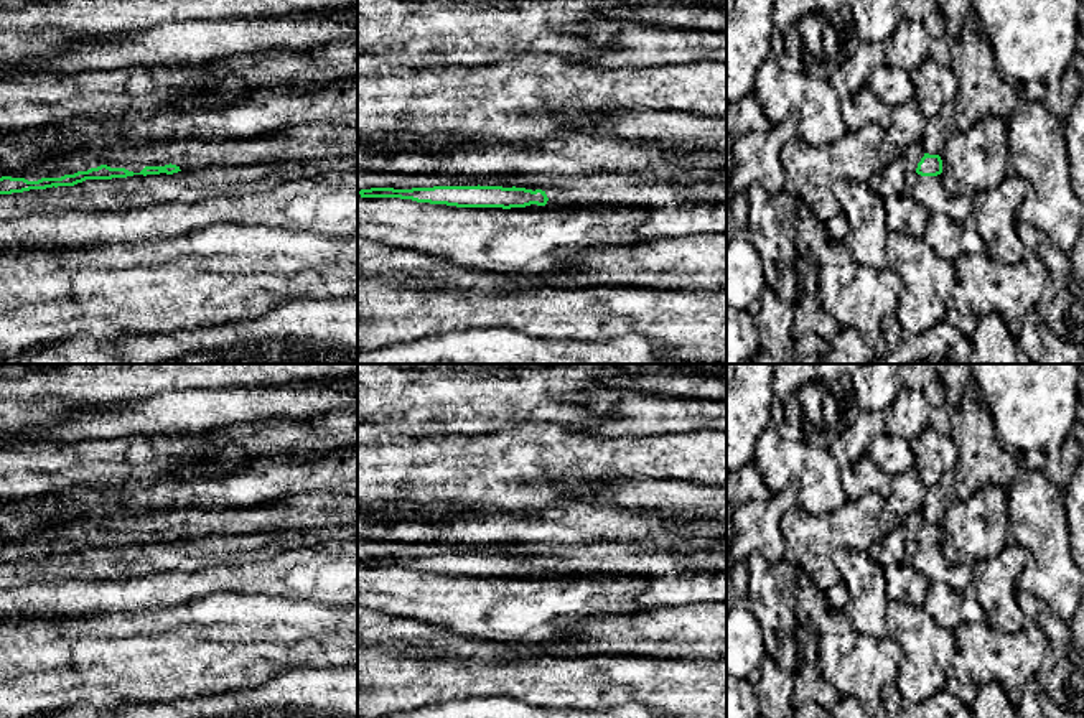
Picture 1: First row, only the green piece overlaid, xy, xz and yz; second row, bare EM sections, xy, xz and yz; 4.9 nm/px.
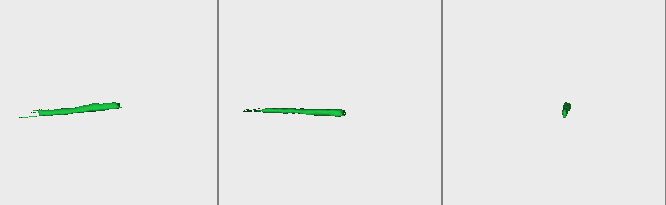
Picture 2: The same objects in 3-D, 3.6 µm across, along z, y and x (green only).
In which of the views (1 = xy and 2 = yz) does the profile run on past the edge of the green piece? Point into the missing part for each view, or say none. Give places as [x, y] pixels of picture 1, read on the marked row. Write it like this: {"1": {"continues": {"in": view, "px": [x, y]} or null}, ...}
{"1": {"continues": {"in": "xy", "px": [313, 144]}}, "2": {"continues": {"in": "yz", "px": [915, 152]}}}

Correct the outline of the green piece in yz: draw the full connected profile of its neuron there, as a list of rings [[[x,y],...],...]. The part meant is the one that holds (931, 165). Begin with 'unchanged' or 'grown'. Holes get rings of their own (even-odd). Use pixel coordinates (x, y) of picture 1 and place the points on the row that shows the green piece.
grown; [[[916,142],[903,153],[906,171],[916,171],[921,176],[937,176],[942,173],[942,160],[939,155],[929,155],[923,142]]]

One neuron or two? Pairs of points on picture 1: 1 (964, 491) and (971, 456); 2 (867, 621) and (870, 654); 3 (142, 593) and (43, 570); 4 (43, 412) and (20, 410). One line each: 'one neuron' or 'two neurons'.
1: one neuron
2: two neurons
3: two neurons
4: one neuron

